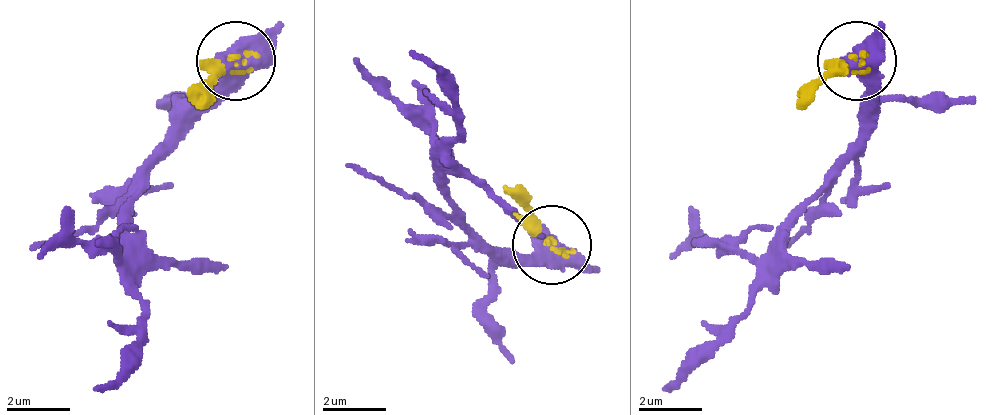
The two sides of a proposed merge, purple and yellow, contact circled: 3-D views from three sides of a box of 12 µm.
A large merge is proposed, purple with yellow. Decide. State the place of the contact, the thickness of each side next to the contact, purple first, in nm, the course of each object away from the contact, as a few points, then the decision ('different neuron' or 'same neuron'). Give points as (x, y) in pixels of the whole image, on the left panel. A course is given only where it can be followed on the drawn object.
at (236, 60); 650 nm thick on the purple side, 110 nm on the other; purple runs (234, 58), (186, 137), (131, 208), (131, 264), (139, 351), (91, 391); yellow runs (234, 58), (186, 98); different neuron

